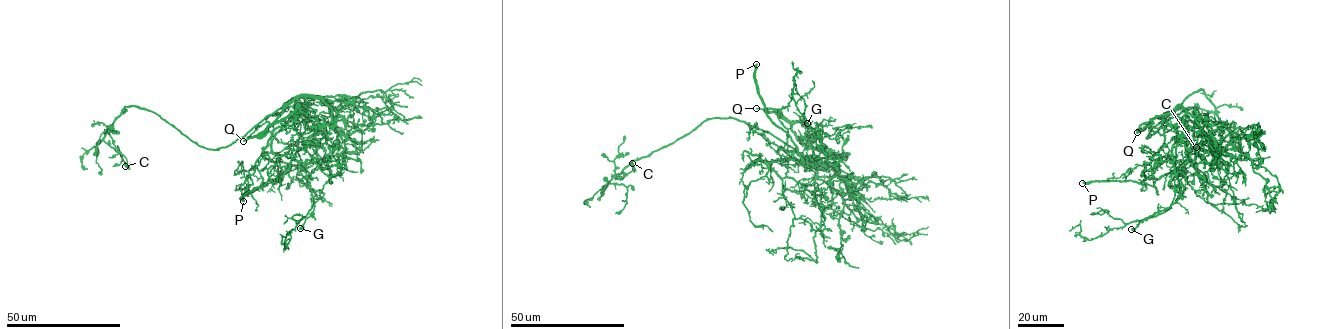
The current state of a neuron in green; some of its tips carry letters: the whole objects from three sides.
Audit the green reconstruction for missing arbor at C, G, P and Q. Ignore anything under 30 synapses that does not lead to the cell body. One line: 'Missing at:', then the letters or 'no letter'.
Missing at: P

